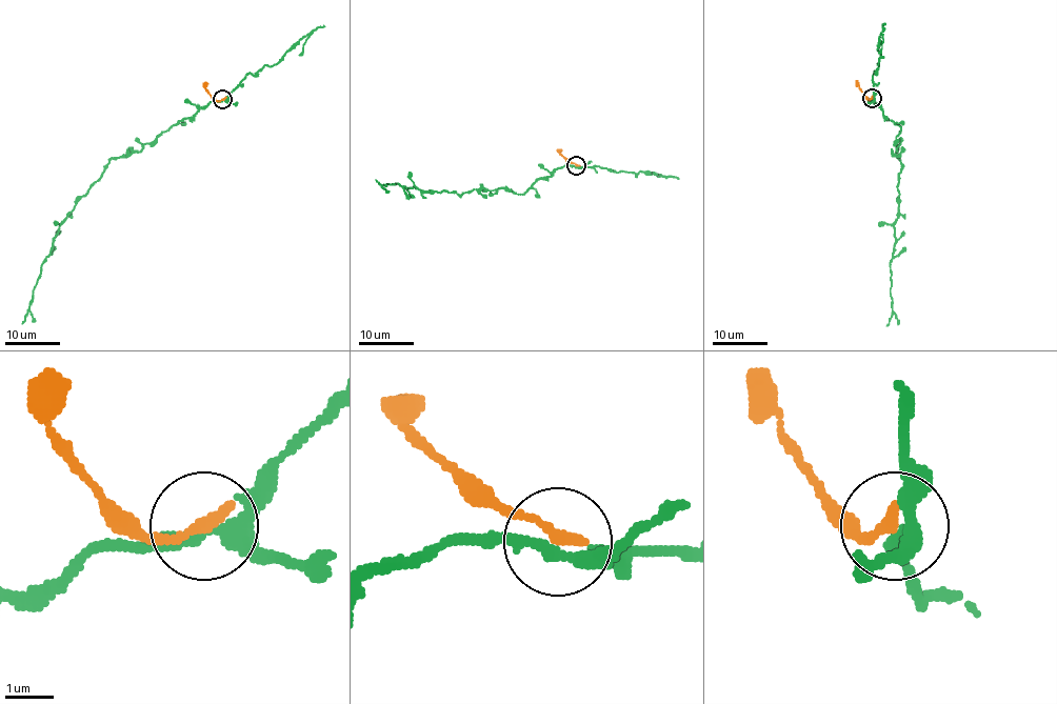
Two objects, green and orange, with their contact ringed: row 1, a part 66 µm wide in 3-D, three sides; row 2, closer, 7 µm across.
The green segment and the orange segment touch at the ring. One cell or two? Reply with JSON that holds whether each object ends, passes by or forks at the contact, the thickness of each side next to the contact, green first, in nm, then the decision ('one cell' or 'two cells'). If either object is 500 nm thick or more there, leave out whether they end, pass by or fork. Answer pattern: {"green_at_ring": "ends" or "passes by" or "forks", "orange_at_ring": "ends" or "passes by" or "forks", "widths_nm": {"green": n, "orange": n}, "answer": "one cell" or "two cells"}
{"green_at_ring": "forks", "orange_at_ring": "ends", "widths_nm": {"green": 240, "orange": 280}, "answer": "one cell"}

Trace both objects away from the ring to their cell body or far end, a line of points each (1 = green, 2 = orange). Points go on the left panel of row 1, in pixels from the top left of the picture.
1: (222, 100), (210, 101), (140, 151), (110, 161), (102, 176), (59, 227), (22, 323)
2: (222, 100), (217, 101), (208, 93), (204, 82)

